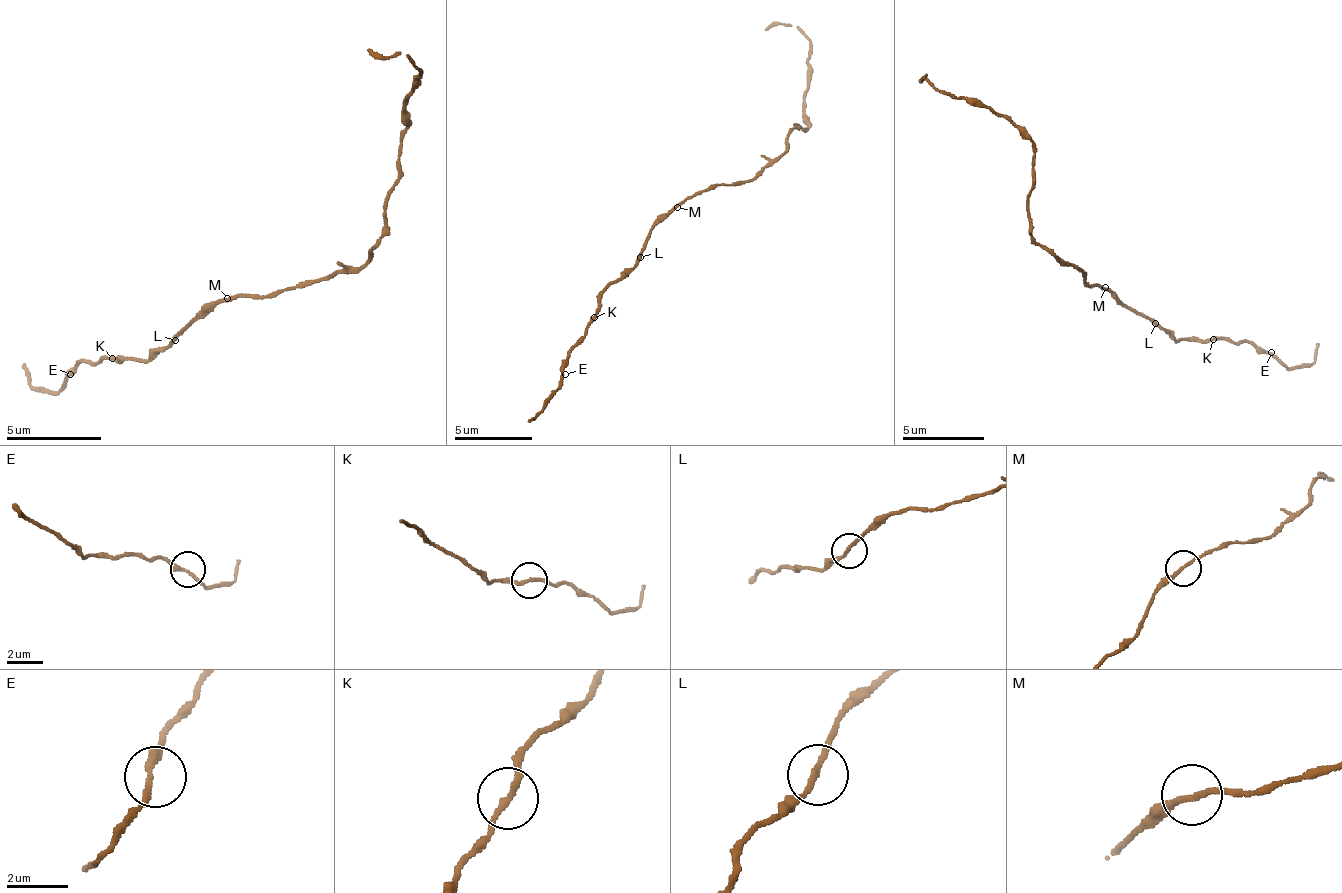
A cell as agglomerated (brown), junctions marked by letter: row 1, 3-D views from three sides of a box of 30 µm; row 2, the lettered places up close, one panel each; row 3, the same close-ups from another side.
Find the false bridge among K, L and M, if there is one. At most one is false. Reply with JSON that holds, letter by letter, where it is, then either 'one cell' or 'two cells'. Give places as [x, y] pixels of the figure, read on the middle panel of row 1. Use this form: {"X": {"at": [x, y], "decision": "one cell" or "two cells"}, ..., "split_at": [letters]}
{"K": {"at": [594, 317], "decision": "one cell"}, "L": {"at": [640, 257], "decision": "one cell"}, "M": {"at": [677, 207], "decision": "one cell"}, "split_at": []}

